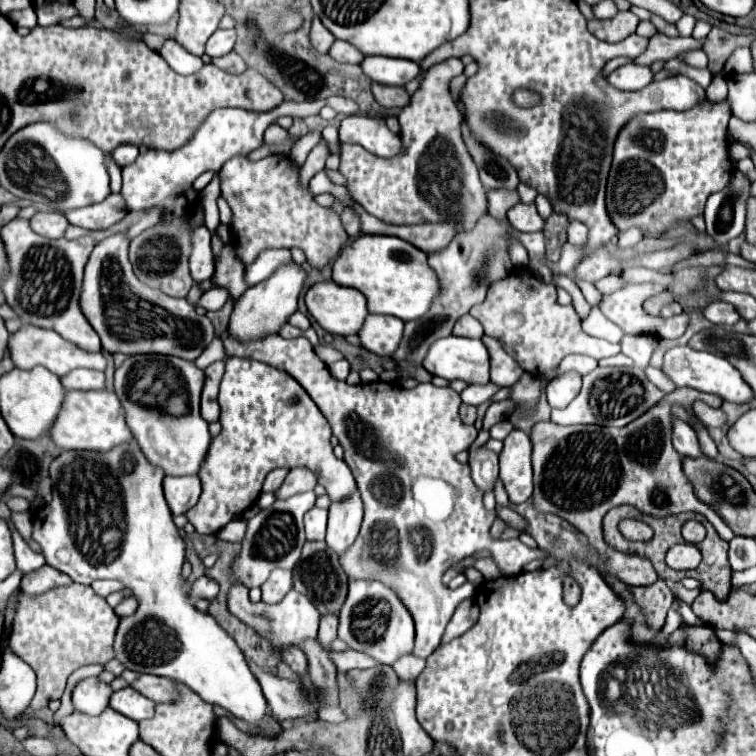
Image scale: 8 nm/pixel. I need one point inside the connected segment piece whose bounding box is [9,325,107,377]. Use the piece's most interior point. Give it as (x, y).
(31, 346)

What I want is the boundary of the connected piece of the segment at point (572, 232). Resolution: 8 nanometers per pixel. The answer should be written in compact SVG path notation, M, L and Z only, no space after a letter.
M571 221L567 235L569 235L569 243L575 247L583 249L587 245L587 227L581 221Z

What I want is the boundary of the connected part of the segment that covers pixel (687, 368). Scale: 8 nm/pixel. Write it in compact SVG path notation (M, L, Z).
M673 347L665 353L663 361L663 373L677 385L677 387L693 387L705 393L715 393L723 401L731 403L747 403L755 399L753 389L743 381L741 373L723 357L707 353L707 351L695 351L691 347Z

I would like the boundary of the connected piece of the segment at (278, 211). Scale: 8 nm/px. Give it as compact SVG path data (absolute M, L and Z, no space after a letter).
M237 155L221 167L219 179L221 197L233 211L231 243L237 247L239 259L245 265L267 247L301 247L307 255L307 261L321 269L347 241L347 233L337 213L313 201L309 189L299 185L299 173L295 171L291 159L283 155L271 155L259 161L251 161L247 155Z

